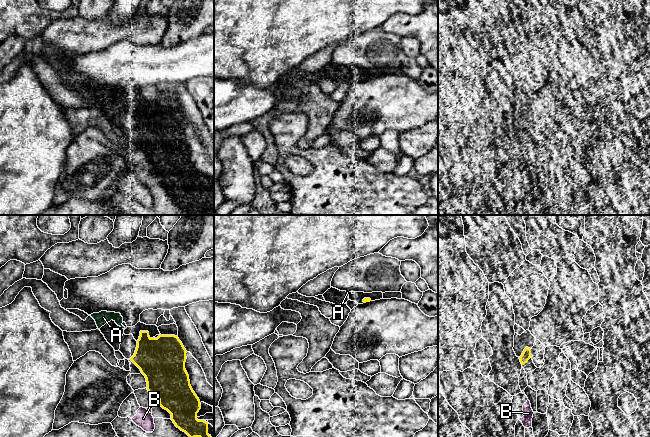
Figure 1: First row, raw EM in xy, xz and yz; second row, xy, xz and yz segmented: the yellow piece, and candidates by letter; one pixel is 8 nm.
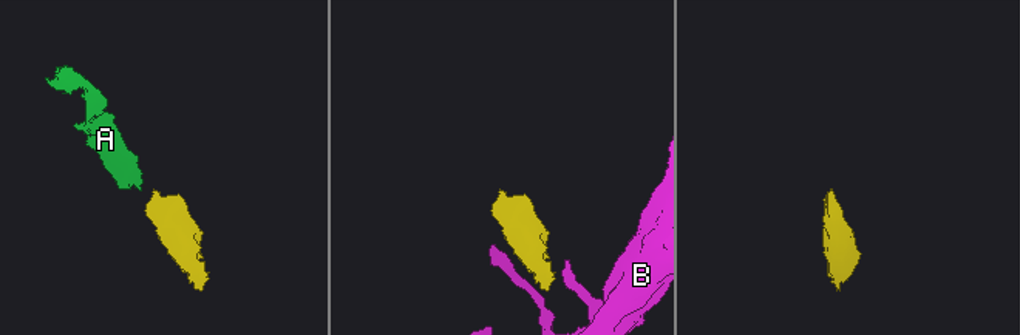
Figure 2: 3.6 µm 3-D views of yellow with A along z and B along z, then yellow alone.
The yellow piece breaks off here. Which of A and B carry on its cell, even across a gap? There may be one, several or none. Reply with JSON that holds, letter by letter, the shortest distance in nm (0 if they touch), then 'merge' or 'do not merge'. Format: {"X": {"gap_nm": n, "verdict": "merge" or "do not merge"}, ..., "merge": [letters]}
{"A": {"gap_nm": 130, "verdict": "merge"}, "B": {"gap_nm": 100, "verdict": "do not merge"}, "merge": ["A"]}

